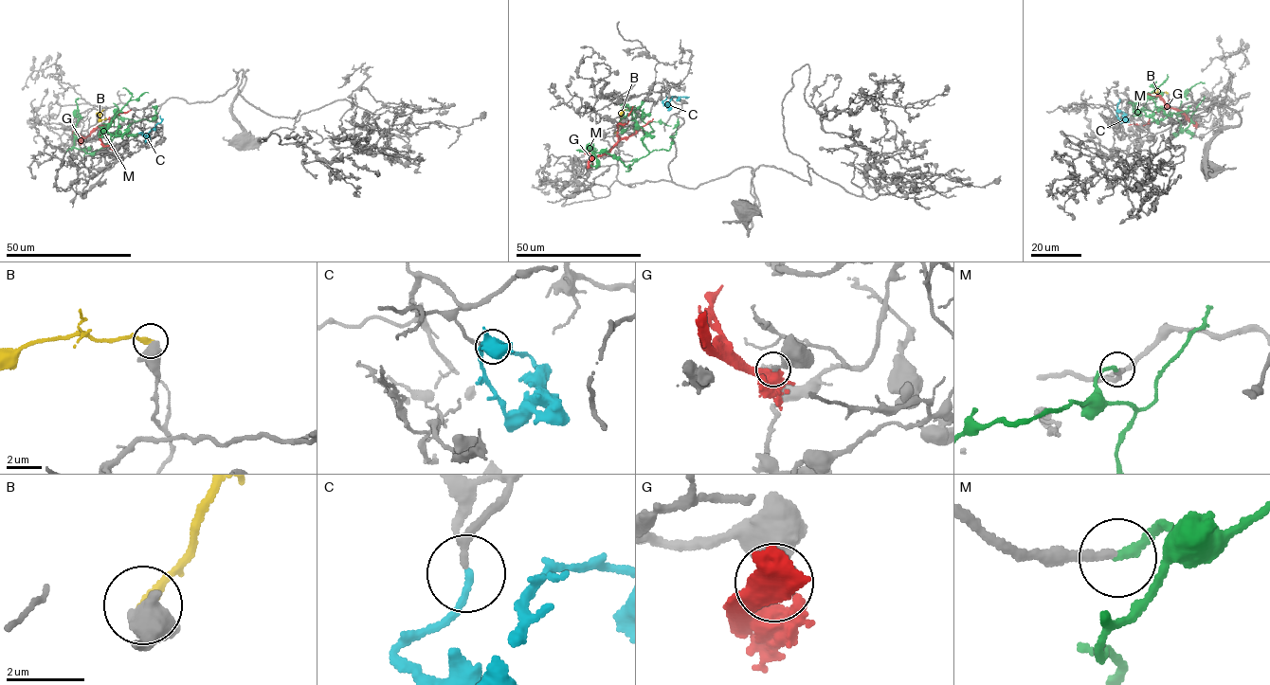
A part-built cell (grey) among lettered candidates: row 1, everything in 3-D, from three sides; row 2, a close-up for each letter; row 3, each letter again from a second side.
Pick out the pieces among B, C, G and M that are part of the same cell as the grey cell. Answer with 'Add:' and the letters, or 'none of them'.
Add: C, M

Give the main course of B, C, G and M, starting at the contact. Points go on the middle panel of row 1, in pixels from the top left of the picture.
B: (615, 133), (622, 113), (628, 110)
C: (666, 97), (662, 101), (667, 104), (672, 97), (685, 97)
G: (589, 165), (593, 158), (602, 156), (617, 142), (617, 125), (627, 122), (633, 106)
M: (630, 161), (648, 151), (643, 140), (644, 132), (633, 120), (628, 107), (646, 123), (661, 121), (671, 126)

